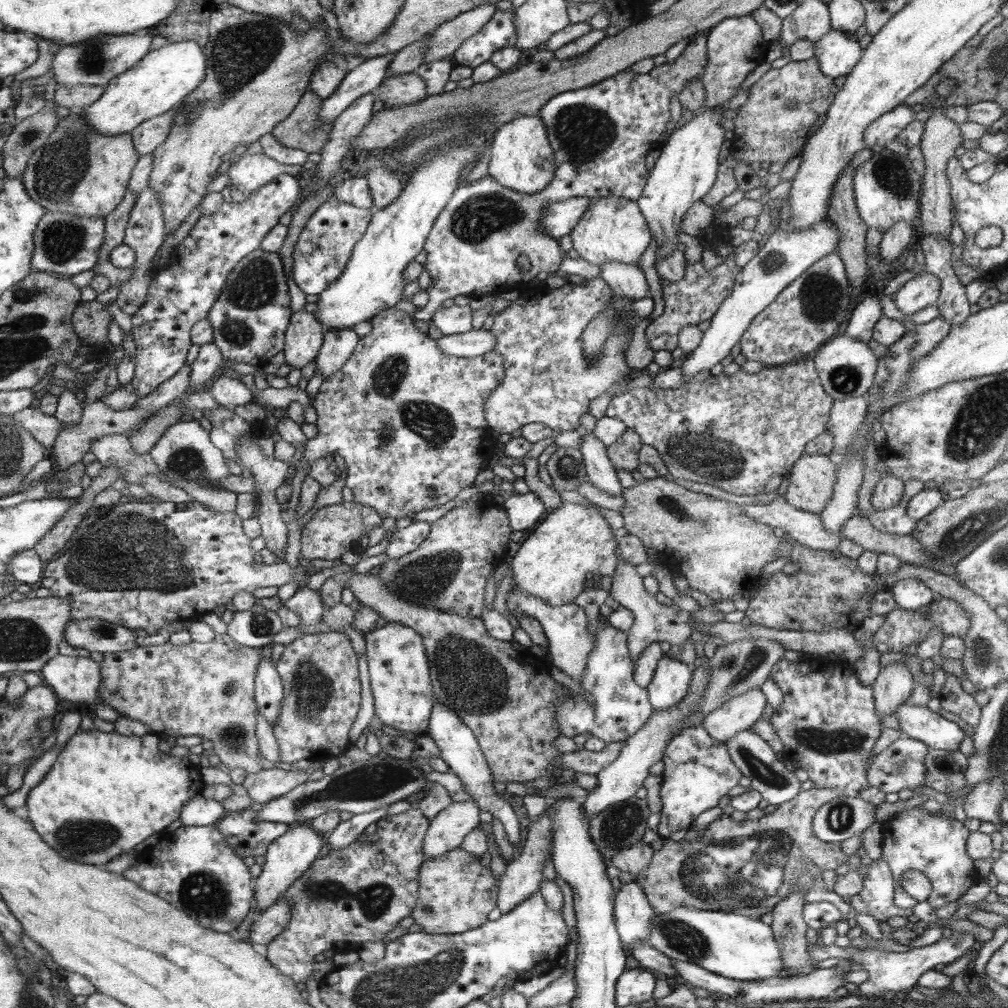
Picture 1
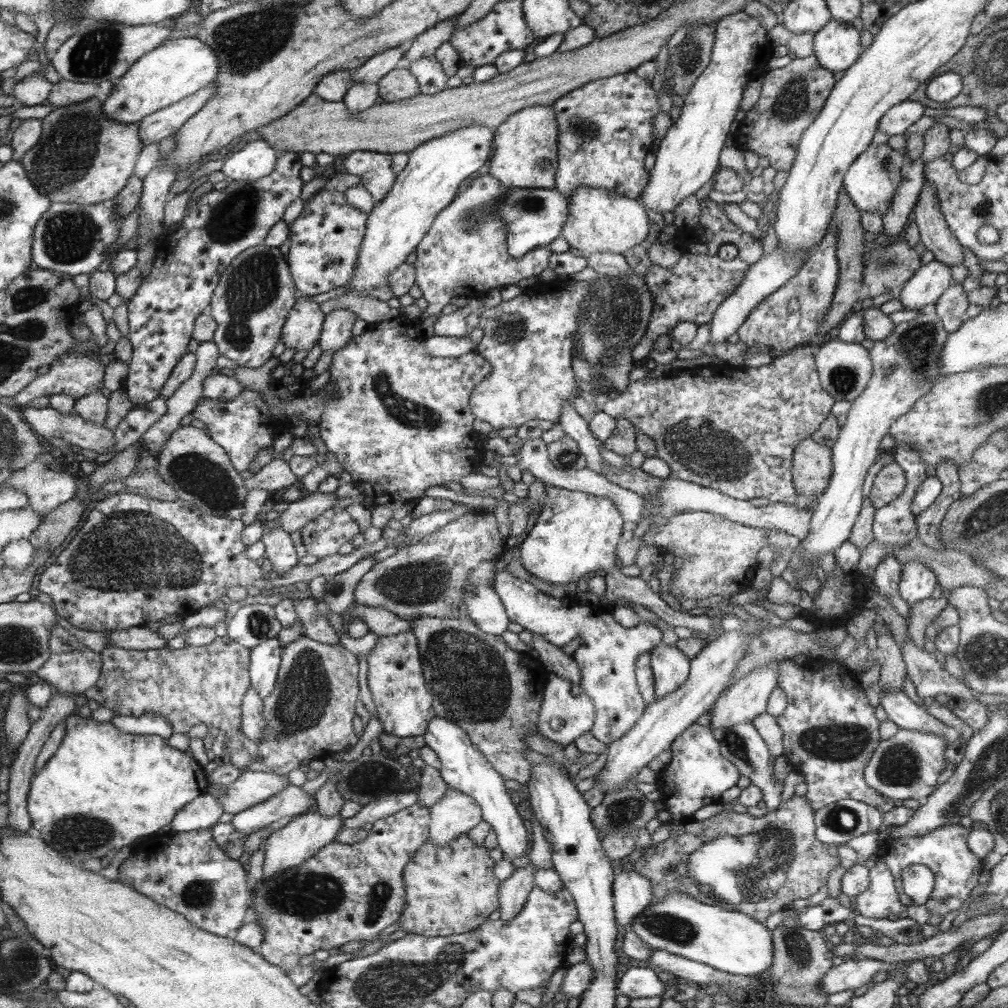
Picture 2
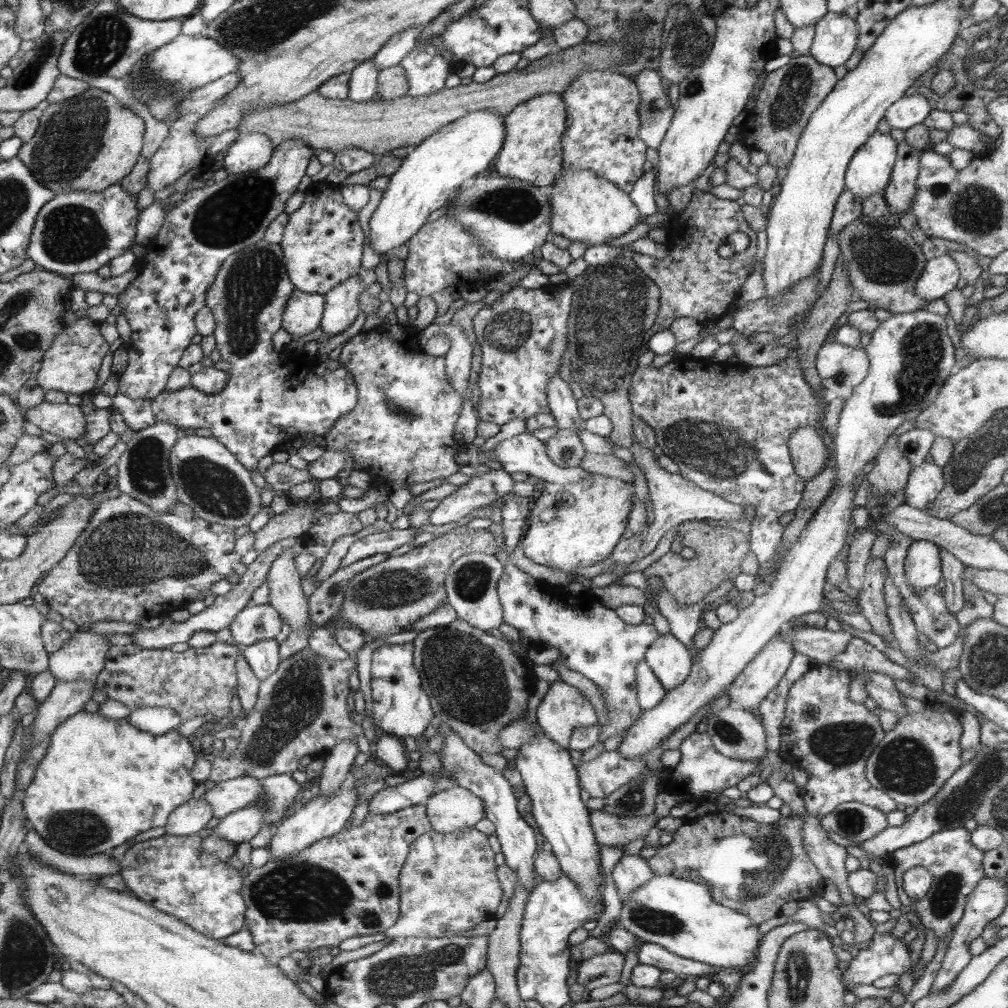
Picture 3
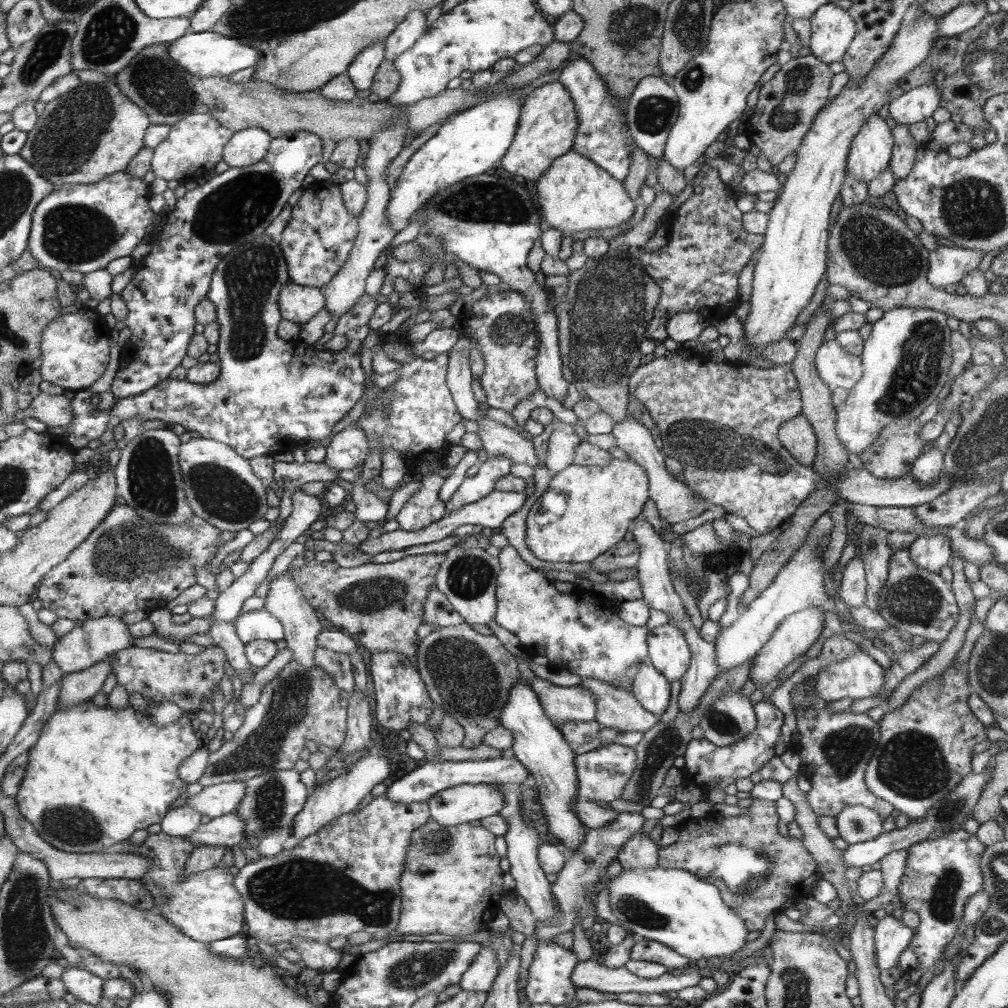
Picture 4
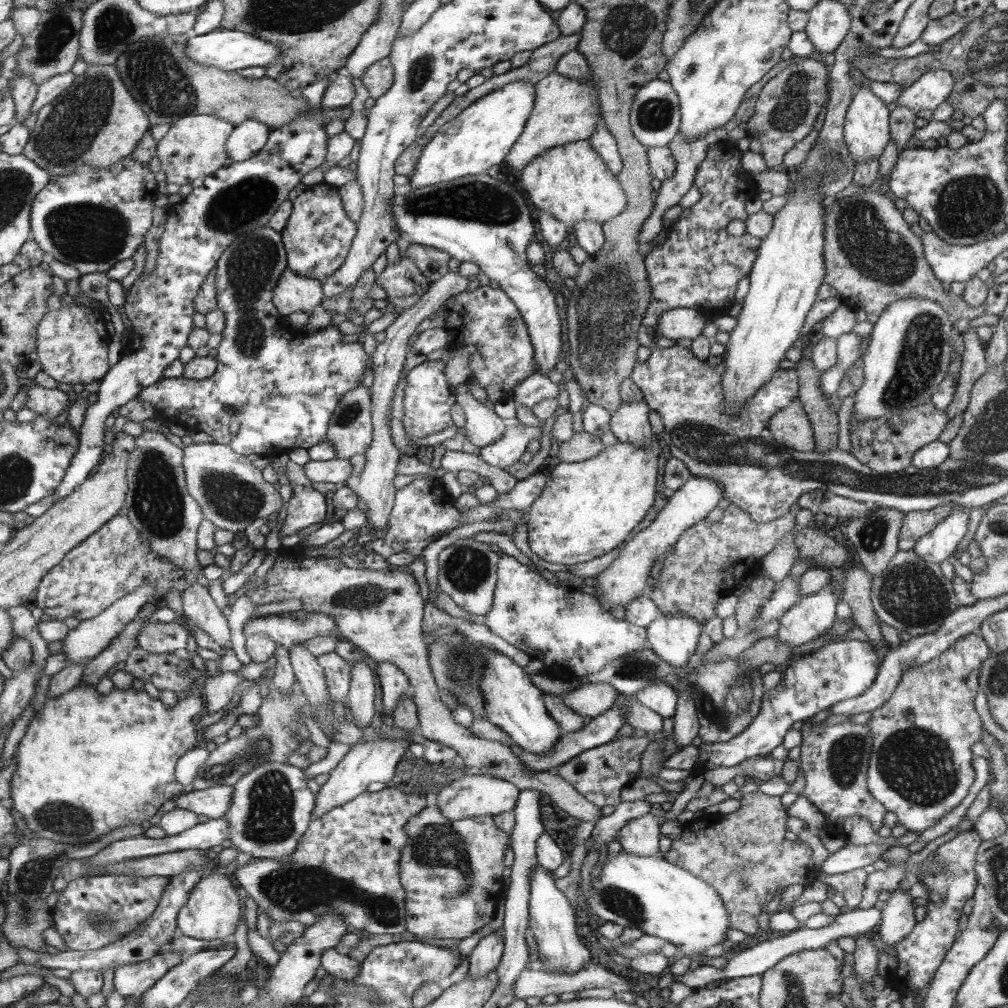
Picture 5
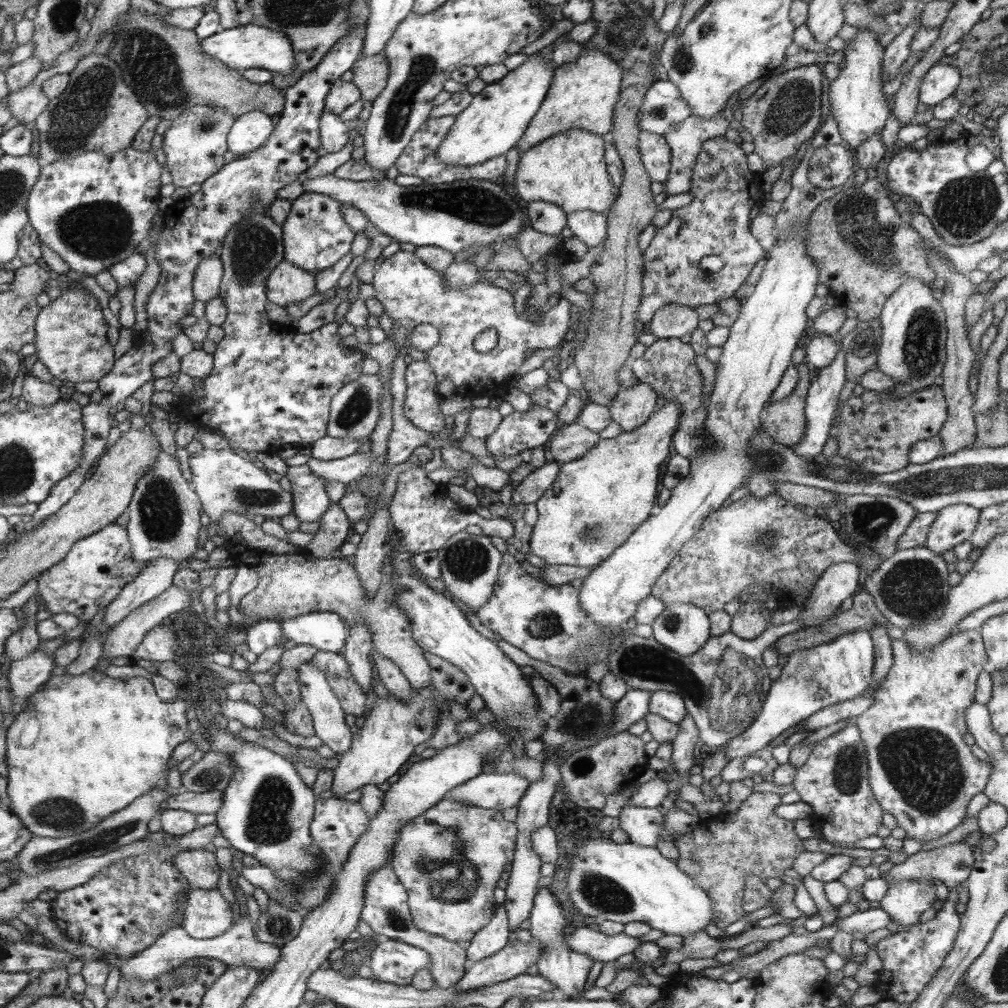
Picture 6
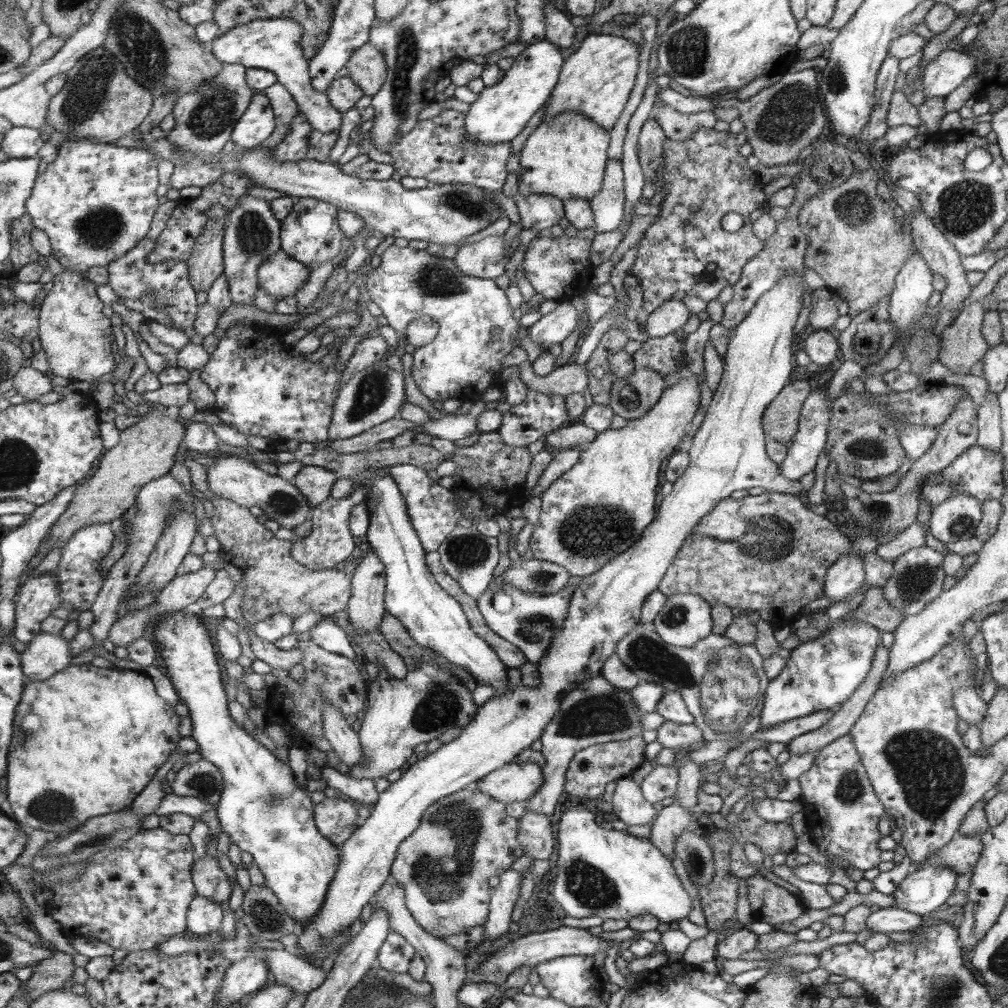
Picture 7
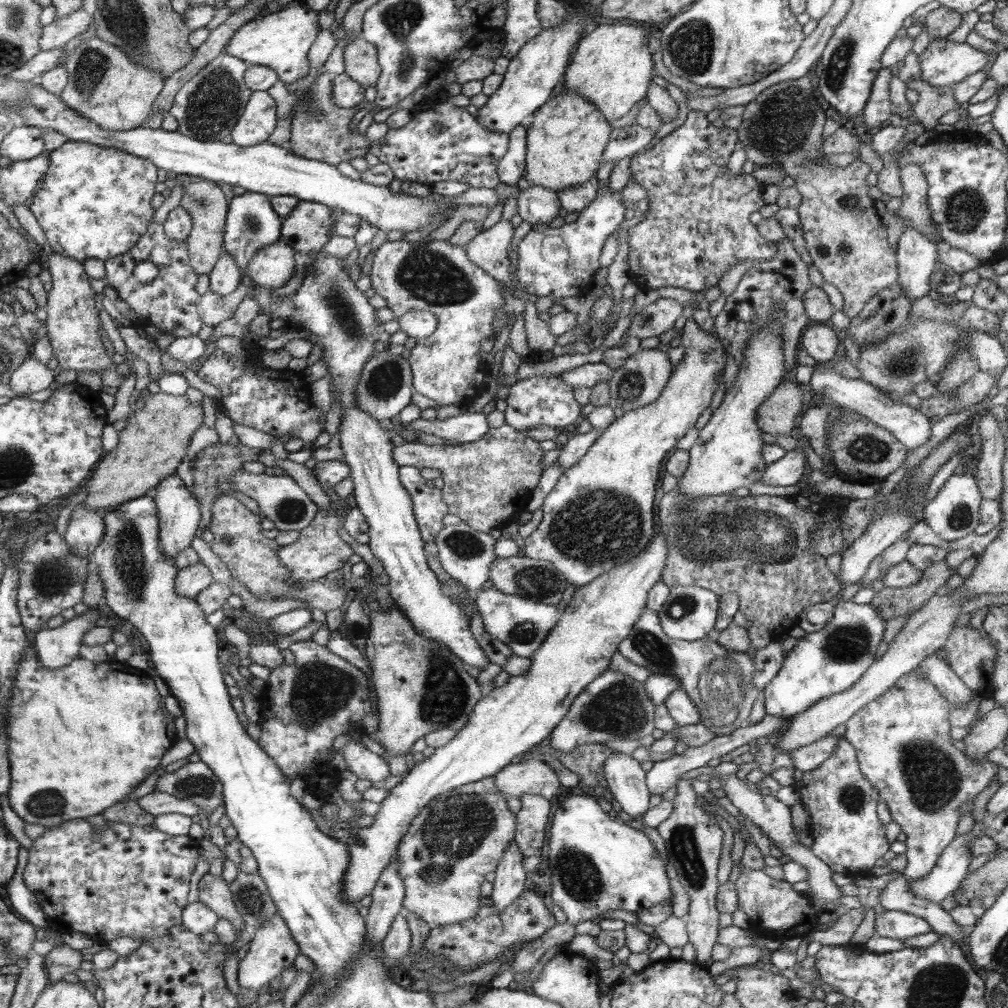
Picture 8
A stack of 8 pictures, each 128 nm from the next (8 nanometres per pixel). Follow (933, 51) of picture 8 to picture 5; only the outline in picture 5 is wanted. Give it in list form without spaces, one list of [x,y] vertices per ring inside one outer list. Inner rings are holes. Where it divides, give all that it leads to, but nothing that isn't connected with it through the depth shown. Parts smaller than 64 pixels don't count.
[[[944,70],[926,73],[903,90],[898,107],[906,107],[916,114],[922,110],[934,111],[942,102],[947,101],[954,88],[954,77]]]

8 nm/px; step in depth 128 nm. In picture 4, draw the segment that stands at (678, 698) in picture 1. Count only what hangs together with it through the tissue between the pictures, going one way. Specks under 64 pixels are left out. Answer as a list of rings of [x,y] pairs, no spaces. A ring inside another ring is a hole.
[[[664,624],[653,630],[649,630],[648,661],[661,672],[670,683],[681,681],[688,672],[692,660],[692,650],[686,632],[678,627],[678,624]]]

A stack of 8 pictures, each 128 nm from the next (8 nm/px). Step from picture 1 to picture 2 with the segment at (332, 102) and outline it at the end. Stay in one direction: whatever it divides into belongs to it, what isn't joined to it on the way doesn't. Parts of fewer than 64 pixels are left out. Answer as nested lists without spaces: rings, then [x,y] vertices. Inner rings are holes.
[[[395,46],[369,58],[365,65],[353,70],[351,83],[378,83],[382,77],[404,63],[406,46]]]

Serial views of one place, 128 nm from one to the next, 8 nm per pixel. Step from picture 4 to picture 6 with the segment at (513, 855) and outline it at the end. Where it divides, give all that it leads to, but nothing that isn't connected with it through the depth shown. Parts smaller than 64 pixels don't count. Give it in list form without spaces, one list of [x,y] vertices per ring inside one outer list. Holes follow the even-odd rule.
[[[542,887],[535,893],[533,907],[529,916],[531,936],[536,940],[540,940],[540,945],[544,945],[545,951],[543,955],[535,962],[538,966],[539,973],[553,982],[557,988],[555,990],[558,996],[570,998],[578,991],[586,990],[590,987],[590,974],[595,976],[594,971],[595,960],[587,954],[573,951],[569,948],[569,944],[565,942],[566,934],[566,916],[562,912],[562,906],[558,902],[558,898],[550,892],[548,887]]]

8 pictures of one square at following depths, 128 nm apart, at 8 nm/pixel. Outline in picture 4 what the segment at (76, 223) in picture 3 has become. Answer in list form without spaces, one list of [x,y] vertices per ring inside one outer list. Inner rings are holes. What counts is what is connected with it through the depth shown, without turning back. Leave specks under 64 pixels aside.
[[[128,168],[120,172],[111,174],[109,177],[103,178],[101,181],[92,184],[61,184],[54,186],[53,192],[42,201],[33,213],[32,232],[29,234],[28,252],[39,262],[42,269],[55,270],[62,272],[63,270],[76,270],[88,274],[89,272],[96,272],[96,270],[106,269],[109,262],[131,256],[132,251],[143,241],[149,239],[153,234],[150,231],[150,226],[154,226],[154,218],[159,219],[160,214],[158,210],[154,210],[154,186],[150,182],[146,182],[146,178],[134,178],[132,174],[128,173]]]

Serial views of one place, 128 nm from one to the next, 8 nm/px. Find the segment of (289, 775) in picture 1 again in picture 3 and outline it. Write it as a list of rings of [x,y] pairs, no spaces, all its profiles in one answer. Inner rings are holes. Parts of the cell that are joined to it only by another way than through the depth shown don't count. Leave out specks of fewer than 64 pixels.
[[[238,777],[216,783],[202,797],[210,803],[216,818],[224,818],[228,813],[254,805],[261,794],[259,778]]]

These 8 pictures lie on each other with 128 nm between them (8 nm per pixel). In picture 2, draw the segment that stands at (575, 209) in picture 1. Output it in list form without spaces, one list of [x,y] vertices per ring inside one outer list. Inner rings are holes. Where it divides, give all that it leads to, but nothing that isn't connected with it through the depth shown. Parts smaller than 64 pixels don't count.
[[[507,188],[507,192],[494,205],[494,216],[507,224],[506,247],[511,257],[522,259],[530,250],[548,247],[564,232],[569,221],[569,199],[554,189]]]

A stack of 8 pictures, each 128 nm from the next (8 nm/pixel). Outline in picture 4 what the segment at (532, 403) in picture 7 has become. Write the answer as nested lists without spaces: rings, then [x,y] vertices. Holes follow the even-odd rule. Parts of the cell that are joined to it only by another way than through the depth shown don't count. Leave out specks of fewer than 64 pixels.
[[[490,456],[484,463],[478,465],[477,475],[465,477],[456,492],[445,502],[447,512],[478,502],[494,492],[497,480],[510,474],[513,462],[507,456]]]

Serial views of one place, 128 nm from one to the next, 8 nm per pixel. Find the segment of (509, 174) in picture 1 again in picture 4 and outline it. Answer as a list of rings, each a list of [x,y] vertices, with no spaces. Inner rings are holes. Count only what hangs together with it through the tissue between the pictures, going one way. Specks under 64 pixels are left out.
[[[561,82],[538,86],[525,96],[525,104],[518,125],[517,136],[505,155],[504,170],[535,182],[553,165],[553,161],[566,155],[576,144],[581,122],[573,96]]]

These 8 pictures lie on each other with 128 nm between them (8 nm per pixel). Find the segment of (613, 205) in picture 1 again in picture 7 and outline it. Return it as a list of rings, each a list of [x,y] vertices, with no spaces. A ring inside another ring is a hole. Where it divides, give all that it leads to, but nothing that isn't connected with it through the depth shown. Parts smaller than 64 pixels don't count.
[[[564,111],[554,116],[550,121],[543,121],[532,134],[530,134],[524,148],[519,155],[520,168],[517,174],[519,193],[522,196],[529,194],[550,194],[560,201],[582,199],[592,201],[601,192],[604,185],[605,169],[608,166],[609,146],[612,142],[610,132],[602,129],[600,125],[586,115],[576,111]]]

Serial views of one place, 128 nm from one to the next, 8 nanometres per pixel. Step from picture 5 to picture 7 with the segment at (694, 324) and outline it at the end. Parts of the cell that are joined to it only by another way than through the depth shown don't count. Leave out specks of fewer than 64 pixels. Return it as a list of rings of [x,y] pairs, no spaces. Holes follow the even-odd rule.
[[[666,301],[652,314],[643,316],[641,328],[649,337],[663,337],[682,330],[690,315],[691,313],[684,301]]]

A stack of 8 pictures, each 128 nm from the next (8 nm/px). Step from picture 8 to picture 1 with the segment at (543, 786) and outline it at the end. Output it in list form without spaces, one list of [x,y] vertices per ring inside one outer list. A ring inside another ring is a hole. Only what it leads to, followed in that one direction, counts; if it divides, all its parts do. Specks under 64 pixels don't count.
[[[472,800],[452,802],[433,820],[424,838],[425,858],[442,856],[461,846],[464,837],[478,828],[480,808]]]

